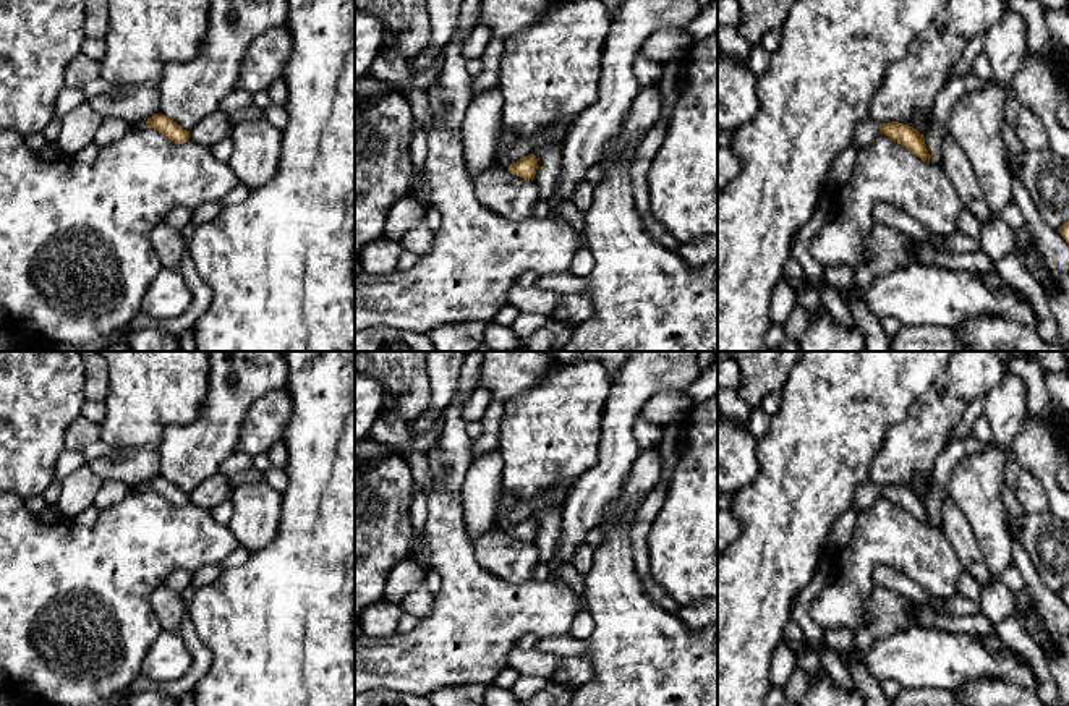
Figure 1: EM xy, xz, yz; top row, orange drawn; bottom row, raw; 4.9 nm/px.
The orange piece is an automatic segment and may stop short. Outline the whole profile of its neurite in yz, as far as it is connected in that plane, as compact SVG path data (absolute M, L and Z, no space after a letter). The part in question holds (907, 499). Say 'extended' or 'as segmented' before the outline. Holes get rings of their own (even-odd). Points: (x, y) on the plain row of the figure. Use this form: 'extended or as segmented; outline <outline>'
as segmented; outline M888 484L879 489L879 495L888 499L891 504L901 507L902 510L909 512L922 523L930 525L925 500L914 489L899 484Z

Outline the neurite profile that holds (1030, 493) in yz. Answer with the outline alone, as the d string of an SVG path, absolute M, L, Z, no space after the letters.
M1020 470L1017 476L1016 492L1027 513L1050 510L1050 500L1043 484L1027 470Z

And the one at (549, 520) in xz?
M564 505L546 507L533 515L538 521L538 533L533 544L536 546L539 562L543 564L549 564L557 551L562 526L562 508Z

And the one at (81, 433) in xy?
M81 415L66 429L65 447L68 450L83 450L89 444L97 442L99 437L100 426L91 423Z

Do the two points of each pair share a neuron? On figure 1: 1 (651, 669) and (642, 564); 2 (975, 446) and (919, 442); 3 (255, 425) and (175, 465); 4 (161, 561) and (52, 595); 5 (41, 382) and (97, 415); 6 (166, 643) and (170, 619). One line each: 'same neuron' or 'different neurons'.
1: different neurons
2: different neurons
3: different neurons
4: same neuron
5: different neurons
6: different neurons

